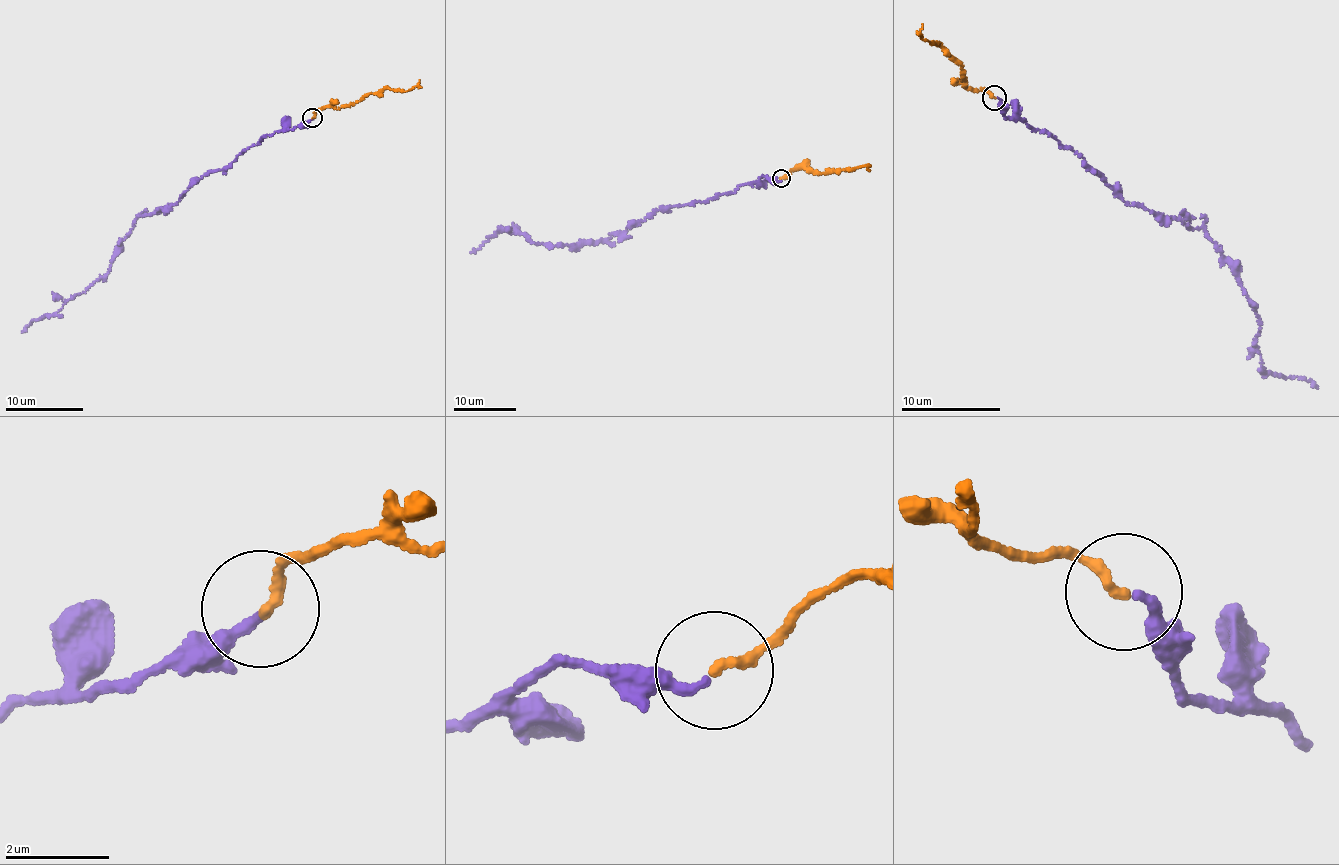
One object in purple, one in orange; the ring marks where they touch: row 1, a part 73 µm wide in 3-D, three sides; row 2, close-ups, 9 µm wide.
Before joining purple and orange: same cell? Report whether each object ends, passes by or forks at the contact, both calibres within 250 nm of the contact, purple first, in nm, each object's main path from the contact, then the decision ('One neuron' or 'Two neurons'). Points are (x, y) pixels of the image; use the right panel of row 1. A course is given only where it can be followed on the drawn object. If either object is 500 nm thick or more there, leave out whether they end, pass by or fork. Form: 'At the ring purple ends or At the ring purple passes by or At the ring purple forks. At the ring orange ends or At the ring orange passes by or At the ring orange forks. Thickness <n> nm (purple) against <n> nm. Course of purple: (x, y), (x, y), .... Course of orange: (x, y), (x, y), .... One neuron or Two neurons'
At the ring purple ends. At the ring orange ends. Thickness 220 nm (purple) against 200 nm. Course of purple: (995, 98), (1005, 117), (1081, 157), (1120, 199), (1200, 228), (1260, 321), (1264, 372), (1317, 388). Course of orange: (995, 98), (962, 84), (965, 81), (961, 79), (962, 62), (937, 43), (919, 35), (922, 24). Two neurons

